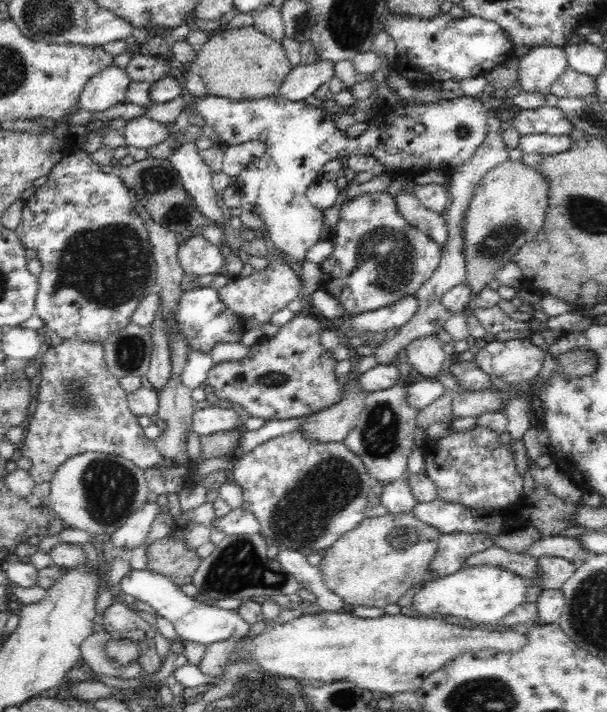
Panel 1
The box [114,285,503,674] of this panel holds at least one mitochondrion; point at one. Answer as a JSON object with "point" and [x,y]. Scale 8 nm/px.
{"point":[332,485]}

